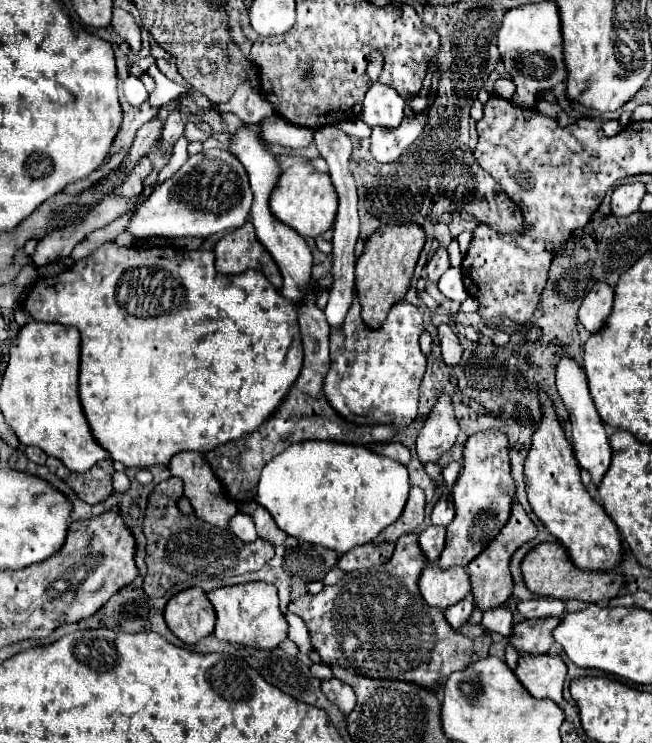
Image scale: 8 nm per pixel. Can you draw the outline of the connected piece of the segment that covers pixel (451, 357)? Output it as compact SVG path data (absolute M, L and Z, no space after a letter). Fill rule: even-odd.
M441 323L437 327L437 335L439 335L441 351L443 351L443 361L447 365L459 365L461 363L461 345L459 345L459 339L453 333L453 329L447 323Z

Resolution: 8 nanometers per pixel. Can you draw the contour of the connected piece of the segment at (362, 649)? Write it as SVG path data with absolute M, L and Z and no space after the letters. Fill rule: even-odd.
M403 535L395 545L393 557L389 559L389 563L385 563L385 571L389 573L389 577L371 577L371 569L347 573L339 583L325 587L321 593L307 593L297 601L291 601L289 611L303 619L303 623L309 629L311 645L325 665L339 665L351 673L375 679L413 681L429 689L441 687L449 673L465 669L471 663L473 639L453 631L453 627L449 627L449 623L445 621L443 611L437 607L429 607L421 597L417 581L425 565L427 559L417 545L417 535Z

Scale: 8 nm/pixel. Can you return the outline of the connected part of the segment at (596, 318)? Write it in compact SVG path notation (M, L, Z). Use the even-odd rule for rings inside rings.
M595 283L579 307L579 321L589 333L599 331L605 325L607 315L613 309L613 287L609 283Z

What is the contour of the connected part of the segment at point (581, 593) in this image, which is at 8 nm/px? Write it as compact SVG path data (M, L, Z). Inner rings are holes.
M557 541L539 543L537 547L533 547L521 561L521 573L531 593L539 597L553 597L553 599L563 599L563 601L579 599L585 603L599 603L599 601L609 601L617 597L619 591L623 589L623 577L615 571L595 573L595 571L583 571L583 569L573 567L567 551Z

